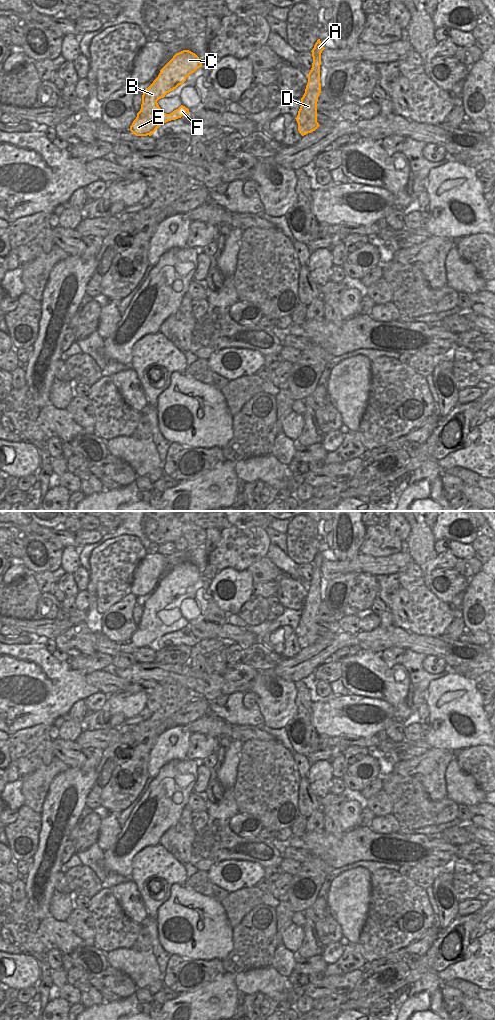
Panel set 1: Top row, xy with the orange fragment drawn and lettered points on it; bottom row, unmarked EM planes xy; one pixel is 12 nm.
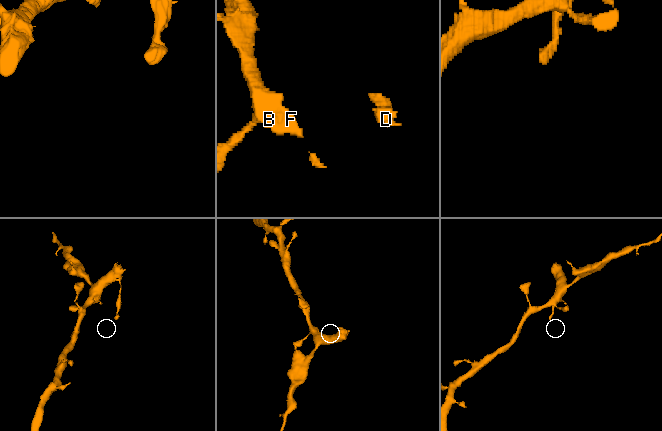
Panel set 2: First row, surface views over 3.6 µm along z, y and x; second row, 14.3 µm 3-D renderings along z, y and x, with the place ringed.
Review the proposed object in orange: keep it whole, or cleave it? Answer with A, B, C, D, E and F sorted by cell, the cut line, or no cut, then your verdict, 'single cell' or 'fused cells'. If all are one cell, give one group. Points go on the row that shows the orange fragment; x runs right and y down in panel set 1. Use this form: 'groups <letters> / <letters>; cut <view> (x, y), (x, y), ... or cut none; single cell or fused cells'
groups A B C D E F; cut none; single cell

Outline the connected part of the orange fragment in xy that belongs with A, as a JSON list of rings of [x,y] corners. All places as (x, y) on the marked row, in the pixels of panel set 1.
[[[318,39],[311,51],[313,57],[312,68],[307,75],[308,83],[301,98],[298,115],[295,118],[298,123],[298,131],[302,136],[315,131],[320,126],[317,122],[317,101],[321,93],[320,65],[321,53],[324,49],[320,39]]]

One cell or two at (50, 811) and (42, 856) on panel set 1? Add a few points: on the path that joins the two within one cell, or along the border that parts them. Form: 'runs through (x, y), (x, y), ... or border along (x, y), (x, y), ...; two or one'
runs through (46, 822), (46, 840), (44, 845); one

